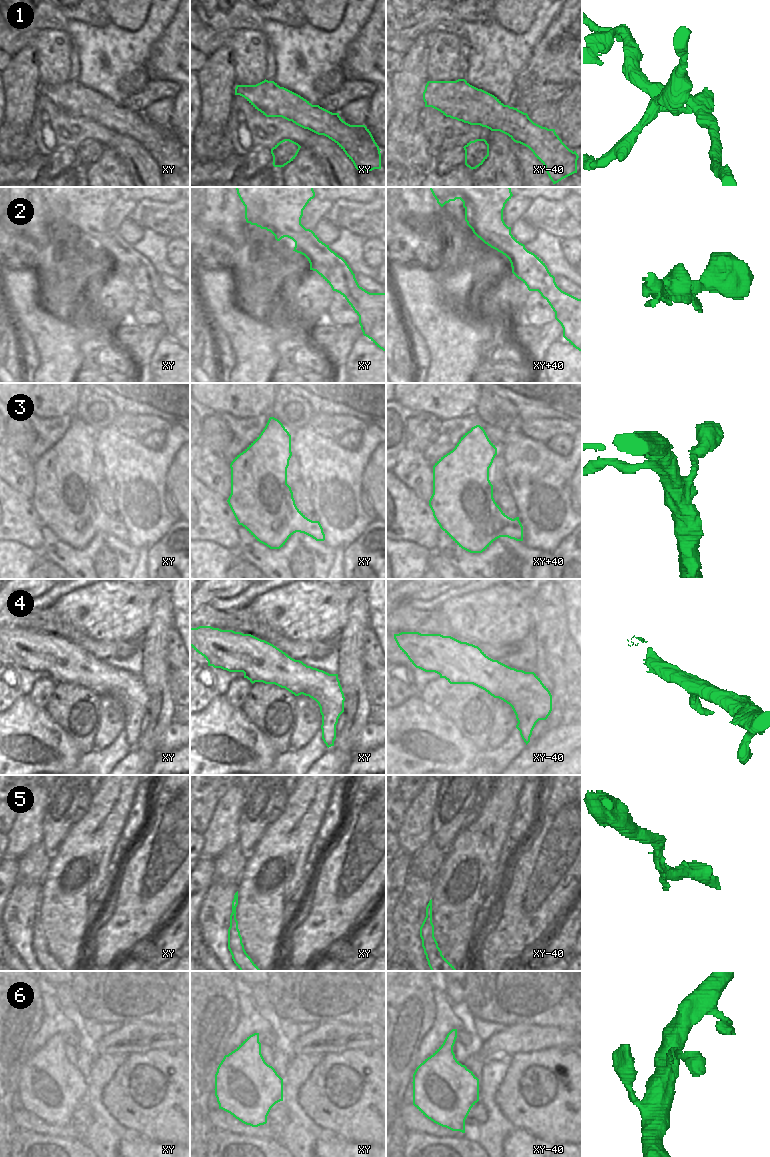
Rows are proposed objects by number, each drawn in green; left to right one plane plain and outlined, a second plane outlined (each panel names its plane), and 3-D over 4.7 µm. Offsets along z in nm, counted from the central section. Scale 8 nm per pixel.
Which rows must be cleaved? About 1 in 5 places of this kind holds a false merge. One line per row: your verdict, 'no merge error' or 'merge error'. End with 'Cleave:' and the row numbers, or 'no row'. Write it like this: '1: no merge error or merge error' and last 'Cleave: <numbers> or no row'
1: merge error
2: no merge error
3: no merge error
4: no merge error
5: no merge error
6: no merge error
Cleave: 1

